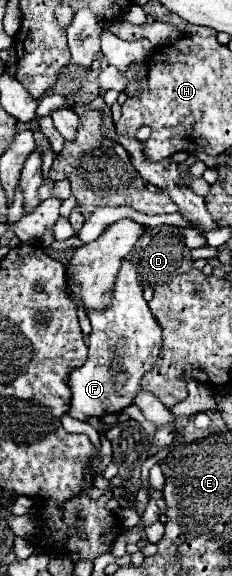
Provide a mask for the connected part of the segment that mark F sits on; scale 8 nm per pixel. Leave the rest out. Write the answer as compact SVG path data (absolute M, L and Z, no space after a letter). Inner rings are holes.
M123 260L115 290L111 294L111 306L103 312L89 312L89 320L93 326L93 332L89 336L89 356L87 362L71 372L69 386L73 392L71 400L71 410L69 416L81 422L87 422L89 418L97 418L101 424L99 434L103 436L111 424L105 424L101 418L107 414L121 414L123 408L131 406L137 392L141 392L139 380L141 376L149 370L149 362L157 356L157 348L161 344L161 328L157 320L153 318L147 302L143 300L143 290L137 282L137 270L129 260ZM125 340L123 346L123 356L121 356L121 372L127 372L129 378L123 384L121 390L115 390L115 374L113 374L113 364L115 364L115 350L117 342Z

